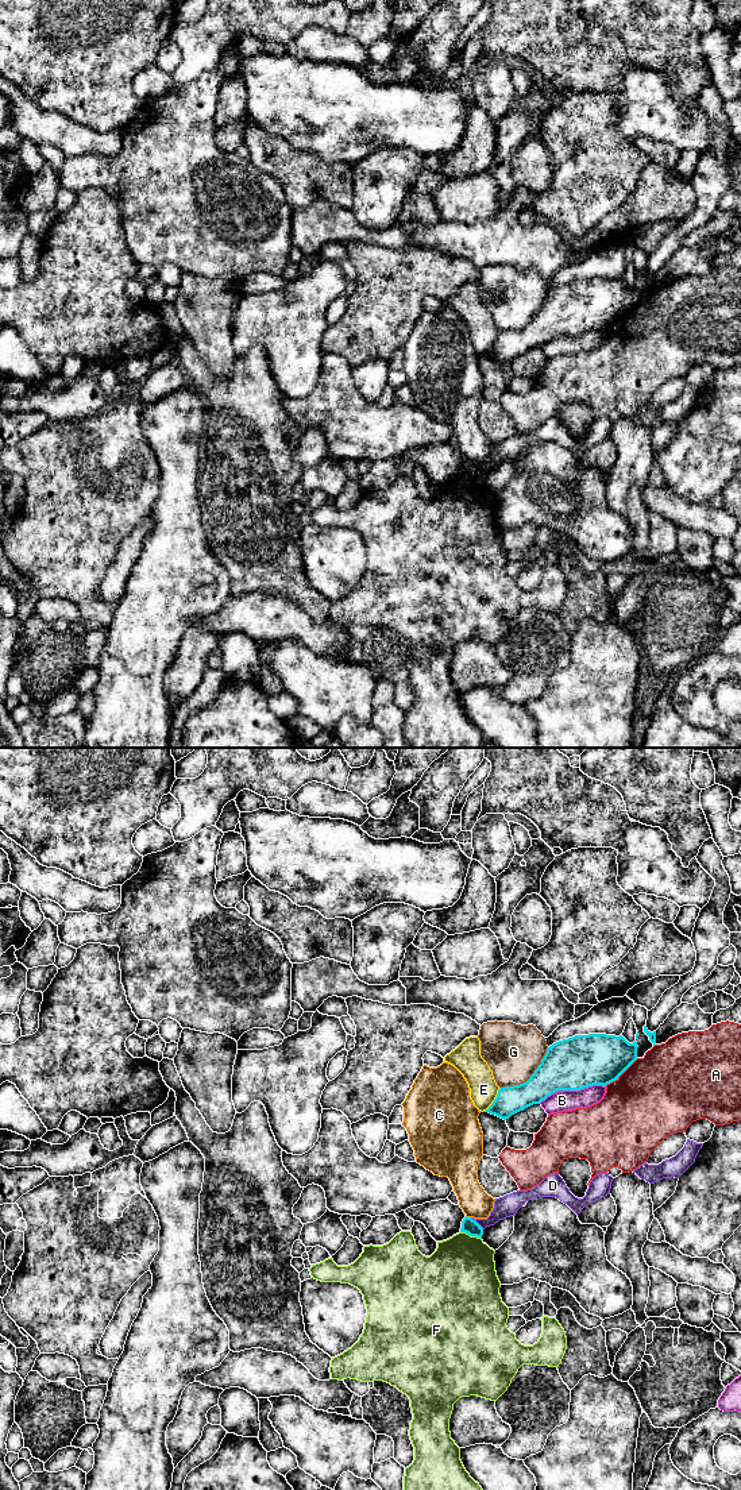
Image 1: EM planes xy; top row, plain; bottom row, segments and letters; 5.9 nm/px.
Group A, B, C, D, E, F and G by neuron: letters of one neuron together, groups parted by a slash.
A / B / C / D / E / F / G

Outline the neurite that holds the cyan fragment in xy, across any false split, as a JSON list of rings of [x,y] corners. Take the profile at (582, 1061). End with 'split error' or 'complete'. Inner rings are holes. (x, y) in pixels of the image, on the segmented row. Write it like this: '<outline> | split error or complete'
[[[588,1034],[559,1041],[547,1049],[541,1064],[530,1078],[520,1085],[499,1088],[493,1104],[483,1112],[503,1120],[525,1108],[540,1104],[557,1091],[580,1091],[593,1085],[606,1086],[637,1059],[637,1042],[629,1043],[622,1035]]] | complete

